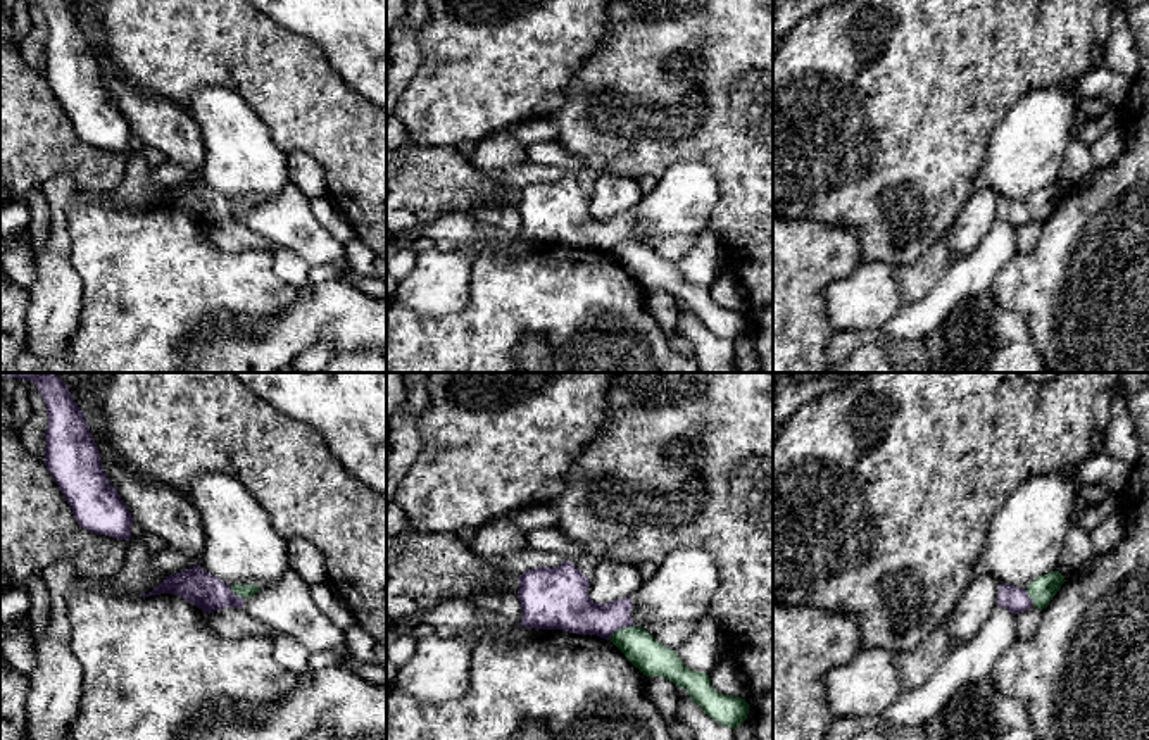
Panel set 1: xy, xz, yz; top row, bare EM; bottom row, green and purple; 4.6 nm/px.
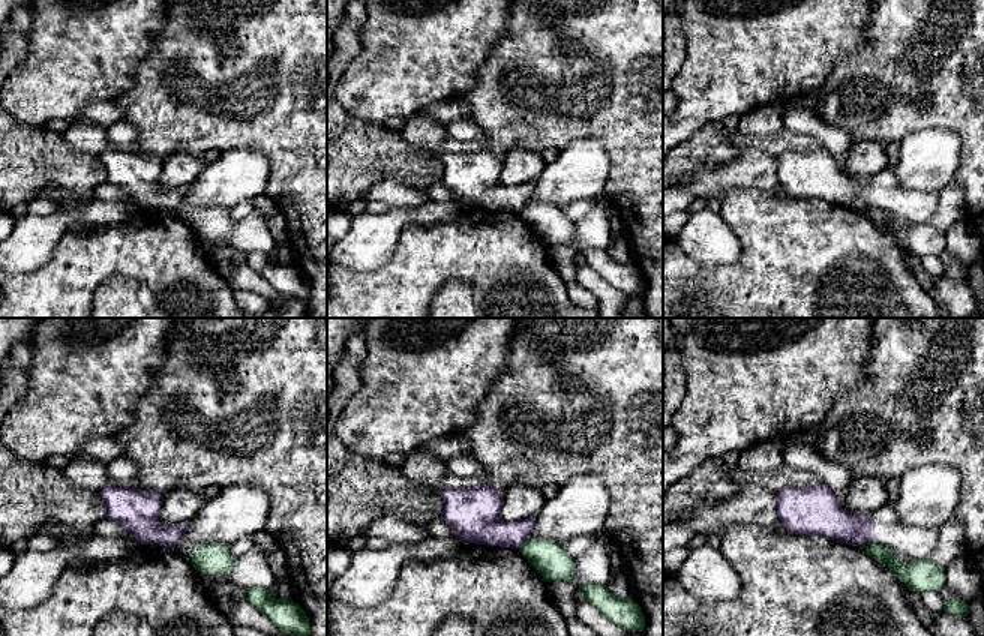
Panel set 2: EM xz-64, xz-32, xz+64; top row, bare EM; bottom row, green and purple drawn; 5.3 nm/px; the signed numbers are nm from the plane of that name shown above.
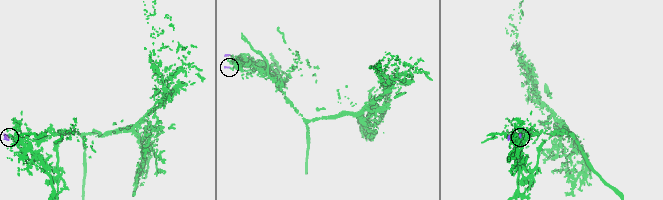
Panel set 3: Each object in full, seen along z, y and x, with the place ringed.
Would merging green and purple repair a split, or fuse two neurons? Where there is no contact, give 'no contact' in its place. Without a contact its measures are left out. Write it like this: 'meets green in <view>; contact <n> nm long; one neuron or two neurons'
meets green in xz; contact 150 nm long; two neurons

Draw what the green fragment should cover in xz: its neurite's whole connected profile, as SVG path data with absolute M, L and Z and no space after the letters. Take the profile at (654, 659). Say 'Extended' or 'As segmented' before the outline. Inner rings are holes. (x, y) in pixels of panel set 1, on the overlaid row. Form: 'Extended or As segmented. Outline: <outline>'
As segmented. Outline: M642 626L621 628L609 640L645 676L662 676L678 688L685 688L690 700L700 706L714 721L737 730L747 719L749 704L745 699L716 692L709 674L688 669L676 650L659 643Z

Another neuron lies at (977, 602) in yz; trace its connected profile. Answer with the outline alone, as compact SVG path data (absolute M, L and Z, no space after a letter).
M976 573L945 621L951 649L976 635L997 607L997 595L999 581L987 573Z

